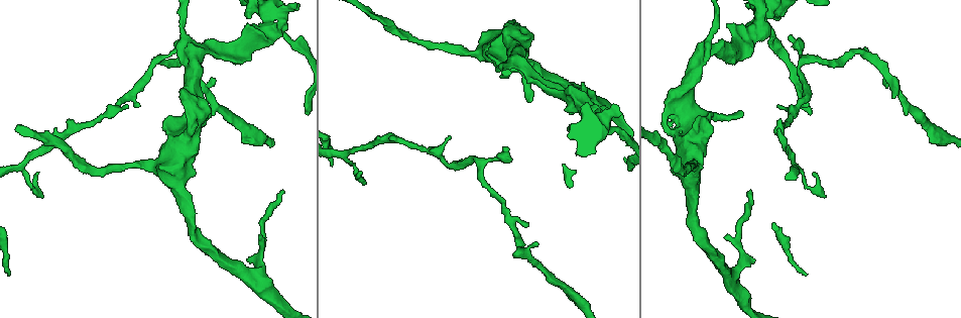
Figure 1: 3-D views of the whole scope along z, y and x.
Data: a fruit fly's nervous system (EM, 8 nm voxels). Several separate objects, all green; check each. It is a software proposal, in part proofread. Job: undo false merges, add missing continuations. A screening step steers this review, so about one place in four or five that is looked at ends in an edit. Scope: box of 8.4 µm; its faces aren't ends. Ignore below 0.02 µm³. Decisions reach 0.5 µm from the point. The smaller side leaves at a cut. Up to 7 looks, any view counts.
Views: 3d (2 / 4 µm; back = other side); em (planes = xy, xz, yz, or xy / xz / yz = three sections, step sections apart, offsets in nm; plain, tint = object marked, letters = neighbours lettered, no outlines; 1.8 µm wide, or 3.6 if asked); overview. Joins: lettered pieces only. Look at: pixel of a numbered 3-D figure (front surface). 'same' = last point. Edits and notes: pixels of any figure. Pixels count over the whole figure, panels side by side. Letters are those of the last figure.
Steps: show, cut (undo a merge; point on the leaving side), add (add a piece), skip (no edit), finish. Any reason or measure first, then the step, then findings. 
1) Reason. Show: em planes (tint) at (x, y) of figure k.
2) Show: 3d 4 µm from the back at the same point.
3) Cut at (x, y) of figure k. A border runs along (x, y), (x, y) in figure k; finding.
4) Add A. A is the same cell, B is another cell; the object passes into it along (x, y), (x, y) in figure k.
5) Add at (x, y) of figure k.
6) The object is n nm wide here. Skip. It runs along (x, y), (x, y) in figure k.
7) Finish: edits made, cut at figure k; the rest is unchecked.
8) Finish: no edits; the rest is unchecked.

Tapers out. Show: 3d 4 µm at (449, 135) of figure 1.

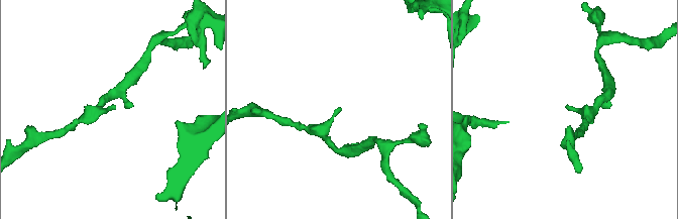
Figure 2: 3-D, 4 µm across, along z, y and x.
Need the tissue. Show: em planes (plain) at (567, 107) of figure 2.

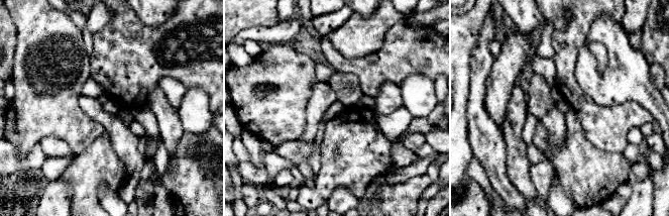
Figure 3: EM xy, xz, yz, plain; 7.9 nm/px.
What lies round it. Show: em planes (letters) at the same point.

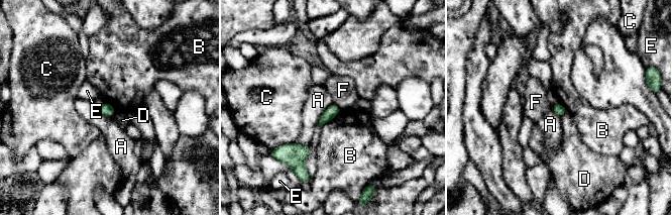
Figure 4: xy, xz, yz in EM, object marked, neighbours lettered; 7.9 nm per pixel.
Skip. A, B, C, D, E and F are other cells; a border runs along (98, 107), (102, 114), (110, 117) in figure 4; none of them fits.

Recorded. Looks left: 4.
Free end. Show: 3d 2 µm at (506, 150) of figure 1.

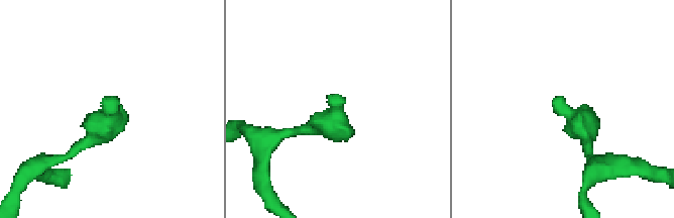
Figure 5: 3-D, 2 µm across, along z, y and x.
Show: em xy step 4 (tint) at (337, 100) of figure 5.

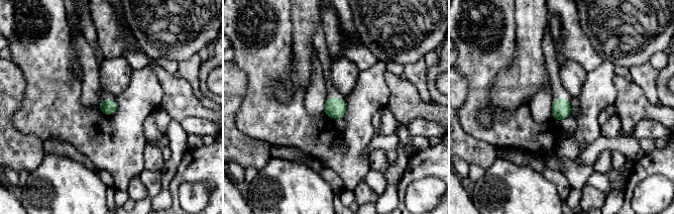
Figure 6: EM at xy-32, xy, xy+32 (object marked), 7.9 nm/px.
Show: em xz step 4 (letters) at the same point.

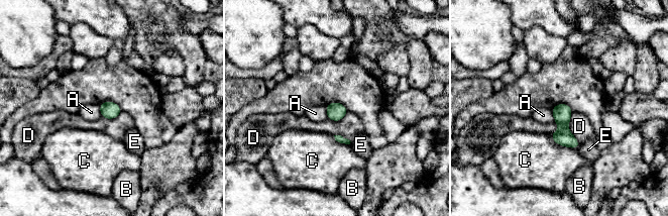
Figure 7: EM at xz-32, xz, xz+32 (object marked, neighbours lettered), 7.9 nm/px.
Skip. A, B, C, D and E are other cells; a border runs along (571, 112), (568, 130), (579, 142) in figure 7; none of them fits.

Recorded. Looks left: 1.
Three arms meet. Show: em planes (letters) at (516, 58) of figure 1.

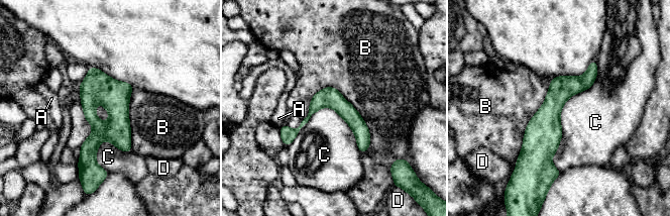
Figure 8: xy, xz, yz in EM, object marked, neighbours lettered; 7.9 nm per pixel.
Skip. A, B, C and D are other cells; it runs along (593, 63), (549, 112), (549, 168) in figure 8; one neuron here.

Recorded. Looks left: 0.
Finish: no edits; the rest is unchecked.

